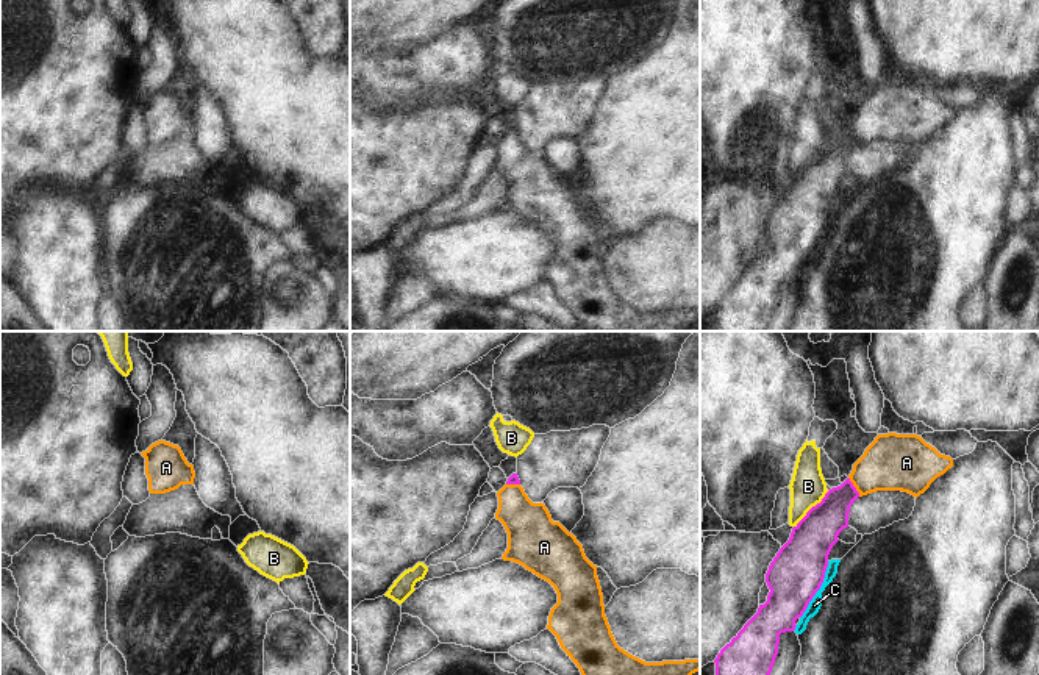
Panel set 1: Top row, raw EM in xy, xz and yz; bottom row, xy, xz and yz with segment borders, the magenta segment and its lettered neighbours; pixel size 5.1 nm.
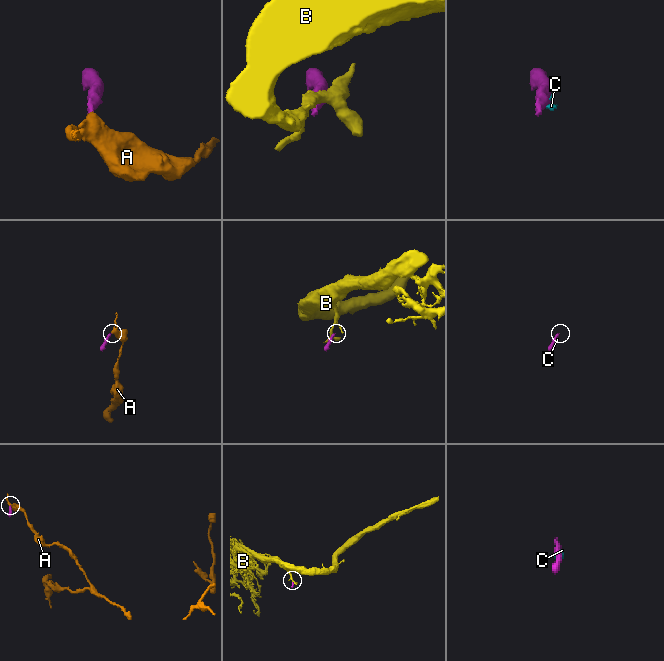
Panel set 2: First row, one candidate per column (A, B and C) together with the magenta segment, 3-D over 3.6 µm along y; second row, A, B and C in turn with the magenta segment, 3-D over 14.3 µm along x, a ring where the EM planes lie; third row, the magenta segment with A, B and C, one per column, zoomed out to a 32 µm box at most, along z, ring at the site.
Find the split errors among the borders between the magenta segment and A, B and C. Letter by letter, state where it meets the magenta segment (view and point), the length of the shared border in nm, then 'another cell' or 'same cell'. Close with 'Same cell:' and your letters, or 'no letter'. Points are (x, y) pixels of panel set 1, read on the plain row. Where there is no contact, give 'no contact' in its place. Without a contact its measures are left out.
A: contact yz (853, 136); length 120 nm; same cell
B: contact yz (811, 158); length 260 nm; another cell
C: contact yz (819, 238); length 320 nm; another cell
Same cell: A

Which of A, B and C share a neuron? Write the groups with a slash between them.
A / B / C

